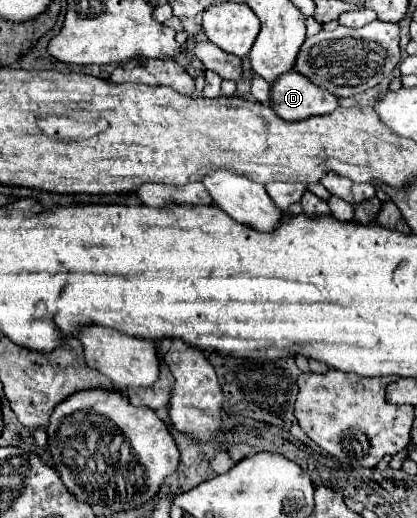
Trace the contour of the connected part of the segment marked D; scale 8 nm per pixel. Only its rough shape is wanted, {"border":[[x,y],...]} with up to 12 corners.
{"border":[[295,70],[273,82],[283,120],[323,116],[337,98]]}

